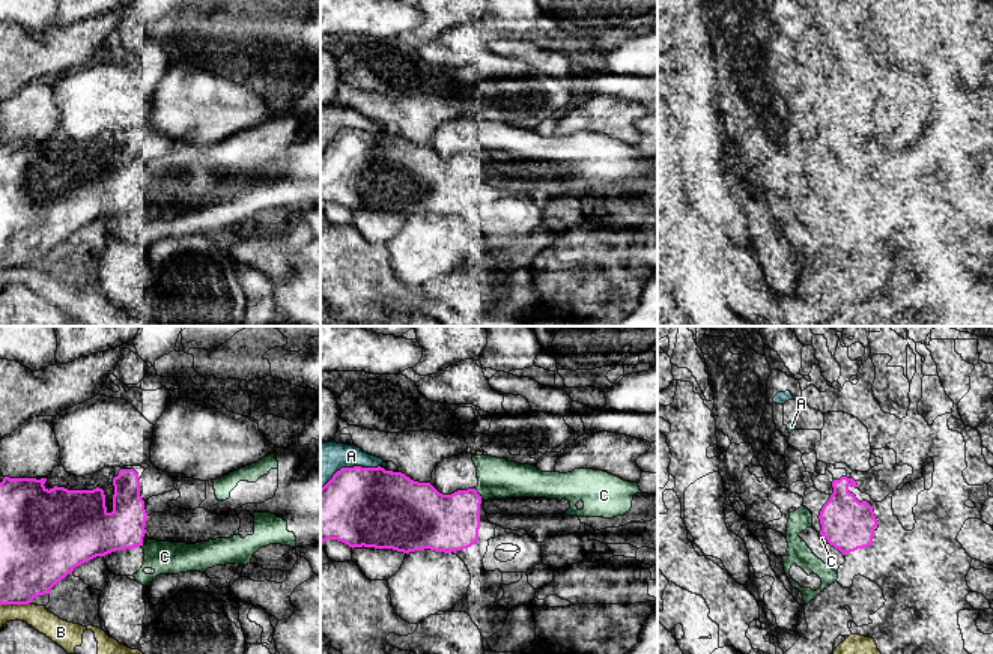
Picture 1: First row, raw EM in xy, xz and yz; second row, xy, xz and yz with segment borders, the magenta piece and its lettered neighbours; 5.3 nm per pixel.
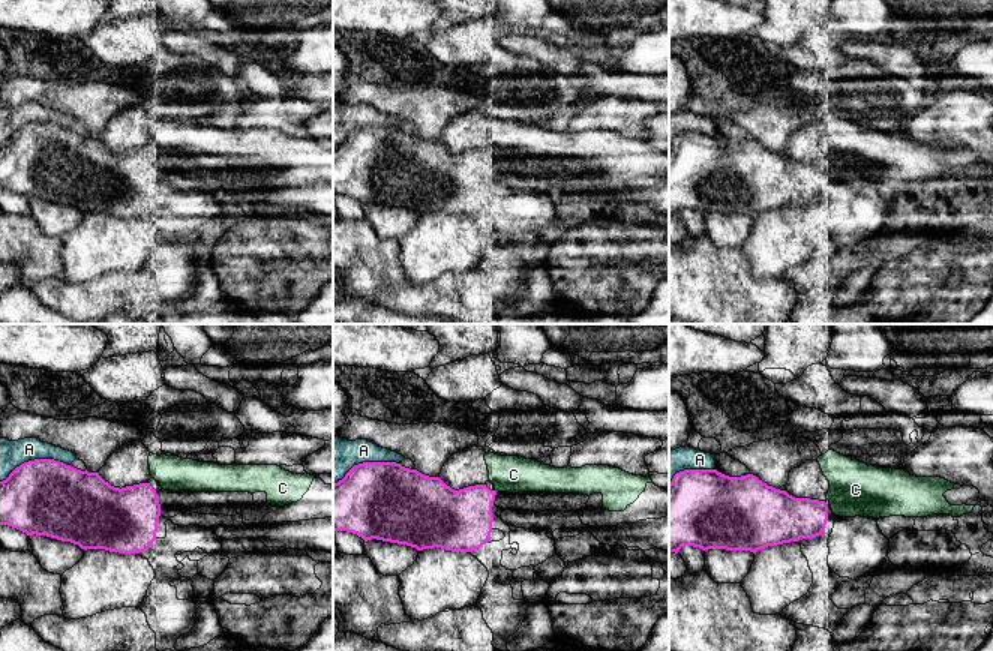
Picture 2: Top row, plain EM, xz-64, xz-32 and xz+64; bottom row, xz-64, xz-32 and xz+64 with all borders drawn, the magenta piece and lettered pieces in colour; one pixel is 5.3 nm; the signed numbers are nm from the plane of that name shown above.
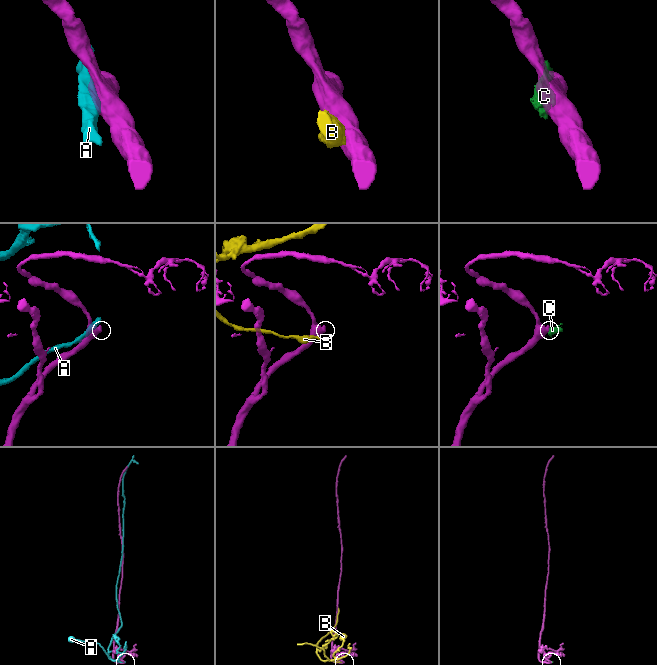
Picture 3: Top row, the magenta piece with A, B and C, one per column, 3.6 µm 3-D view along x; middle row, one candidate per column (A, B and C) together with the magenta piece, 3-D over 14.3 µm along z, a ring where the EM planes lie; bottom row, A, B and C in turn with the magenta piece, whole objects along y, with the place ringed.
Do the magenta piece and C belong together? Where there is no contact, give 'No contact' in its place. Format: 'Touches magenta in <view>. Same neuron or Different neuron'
Touches magenta in xz. Same neuron

